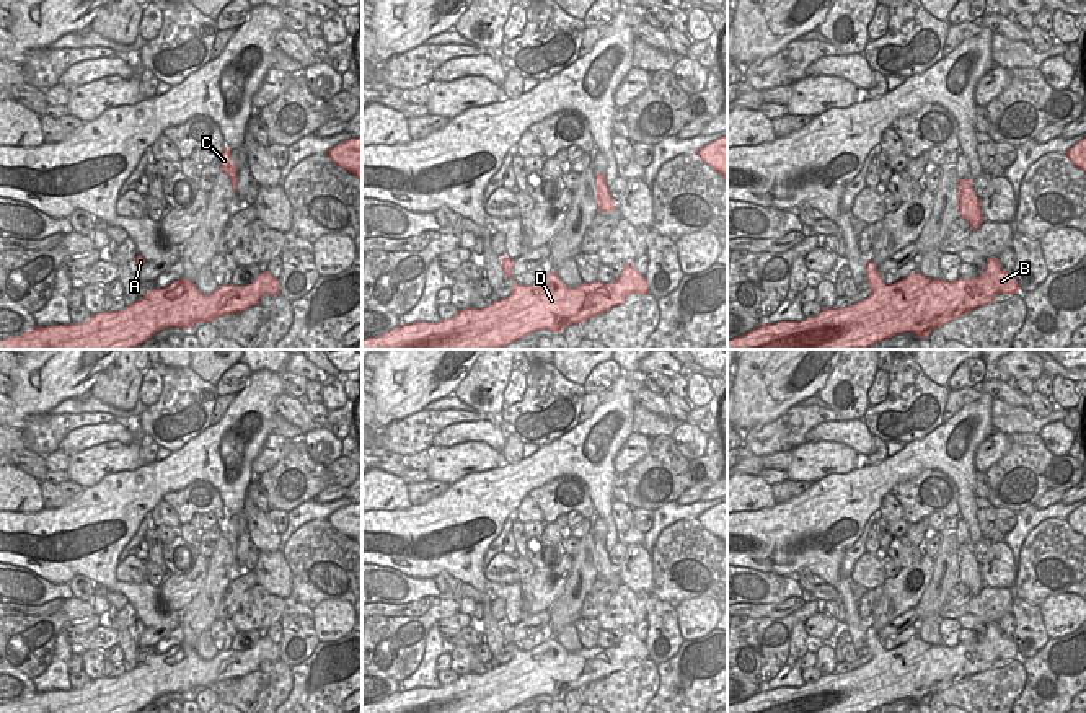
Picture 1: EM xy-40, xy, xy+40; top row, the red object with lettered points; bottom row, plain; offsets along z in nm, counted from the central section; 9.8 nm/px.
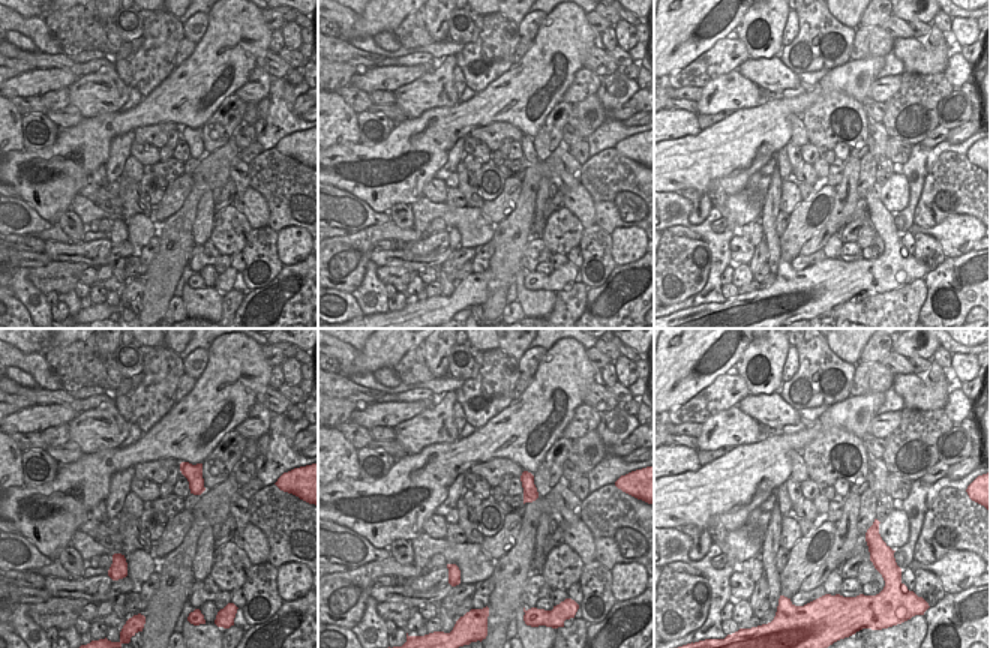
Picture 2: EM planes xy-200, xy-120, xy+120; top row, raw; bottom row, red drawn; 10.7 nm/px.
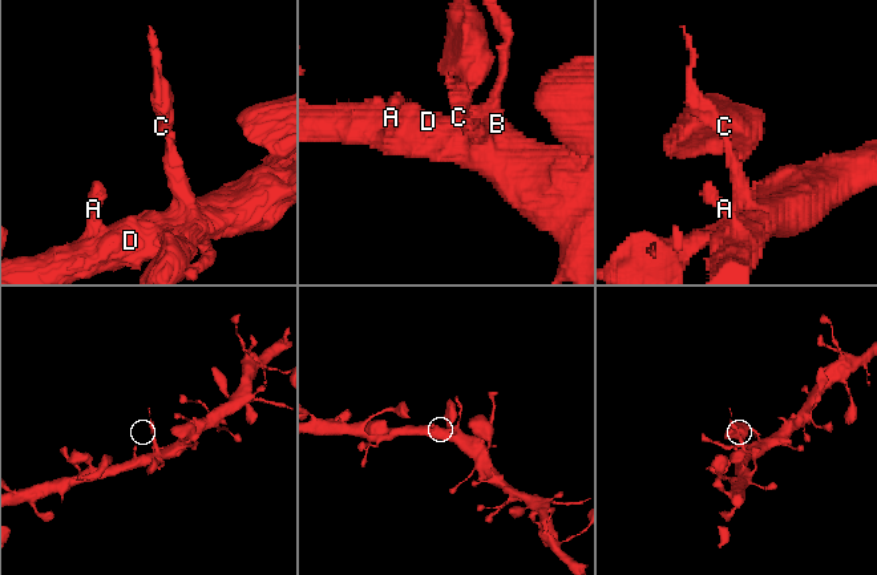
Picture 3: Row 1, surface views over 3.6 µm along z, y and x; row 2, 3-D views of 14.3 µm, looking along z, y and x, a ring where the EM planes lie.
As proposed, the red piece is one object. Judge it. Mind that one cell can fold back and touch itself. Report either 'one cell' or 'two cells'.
two cells

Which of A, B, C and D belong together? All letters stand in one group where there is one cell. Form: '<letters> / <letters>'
A B D / C

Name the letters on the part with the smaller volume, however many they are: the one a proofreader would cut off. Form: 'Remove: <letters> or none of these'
Remove: C

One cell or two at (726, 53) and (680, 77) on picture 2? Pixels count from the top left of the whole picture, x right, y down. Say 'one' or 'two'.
one

